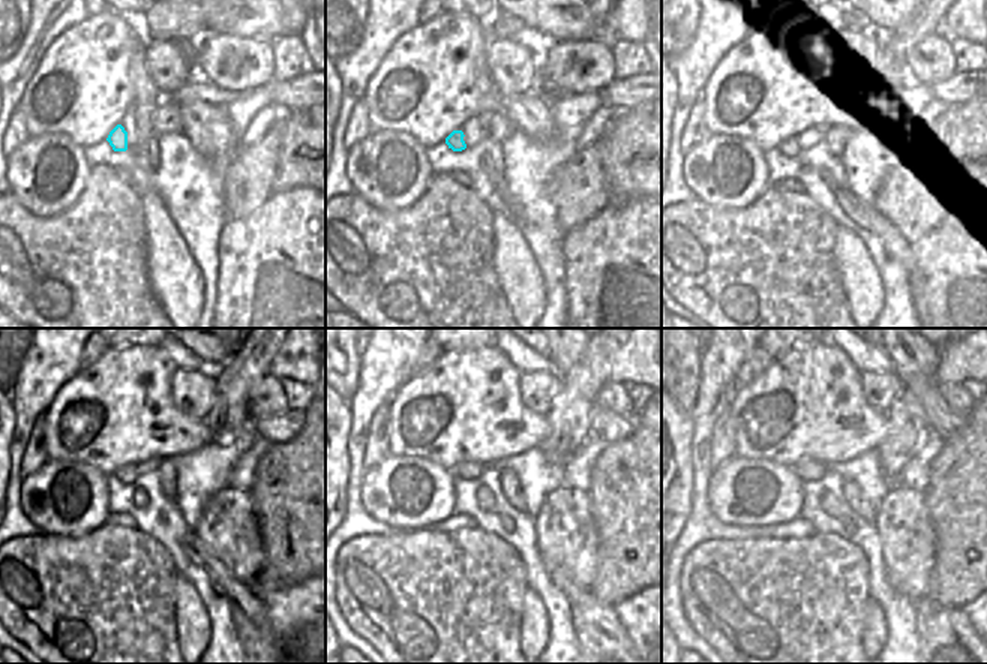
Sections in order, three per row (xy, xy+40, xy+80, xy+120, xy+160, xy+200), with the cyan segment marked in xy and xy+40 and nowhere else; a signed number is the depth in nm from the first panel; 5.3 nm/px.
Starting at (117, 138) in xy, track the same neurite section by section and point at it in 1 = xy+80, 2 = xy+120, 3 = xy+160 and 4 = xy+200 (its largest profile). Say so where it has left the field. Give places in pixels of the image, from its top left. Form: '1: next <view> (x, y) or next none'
1: next xy+80 (791, 147)
2: next xy+120 (128, 474)
3: next xy+160 (464, 471)
4: next xy+200 (806, 469)

